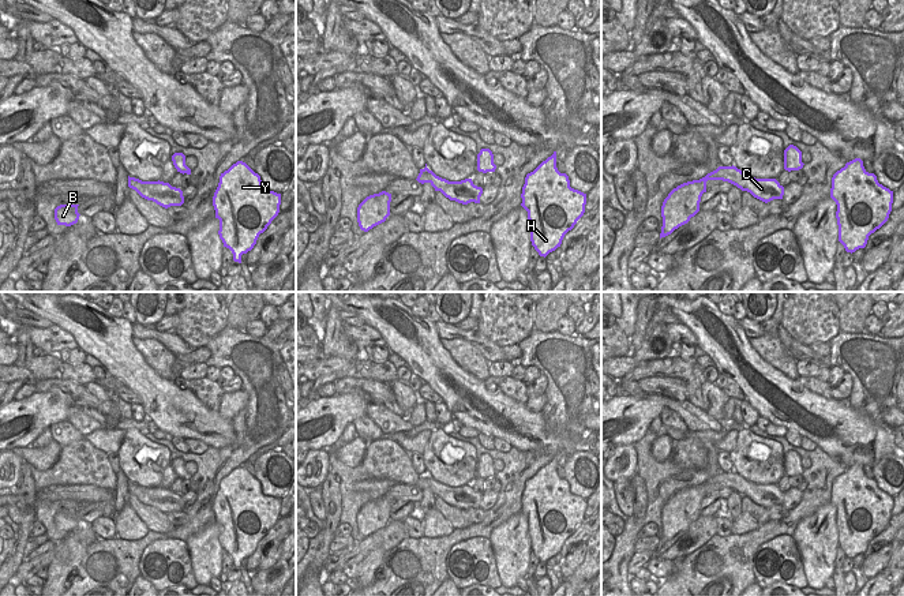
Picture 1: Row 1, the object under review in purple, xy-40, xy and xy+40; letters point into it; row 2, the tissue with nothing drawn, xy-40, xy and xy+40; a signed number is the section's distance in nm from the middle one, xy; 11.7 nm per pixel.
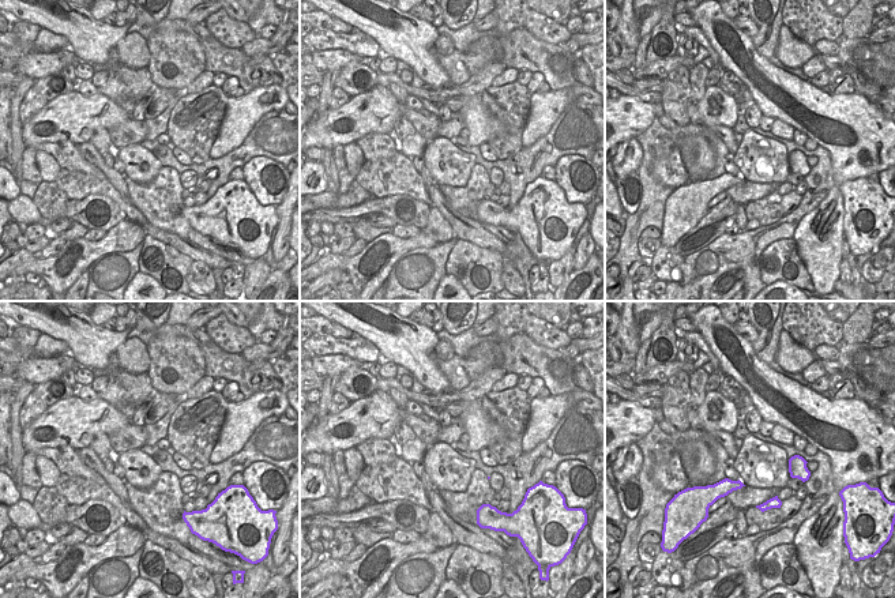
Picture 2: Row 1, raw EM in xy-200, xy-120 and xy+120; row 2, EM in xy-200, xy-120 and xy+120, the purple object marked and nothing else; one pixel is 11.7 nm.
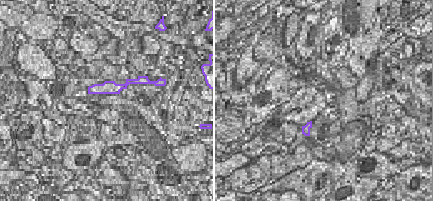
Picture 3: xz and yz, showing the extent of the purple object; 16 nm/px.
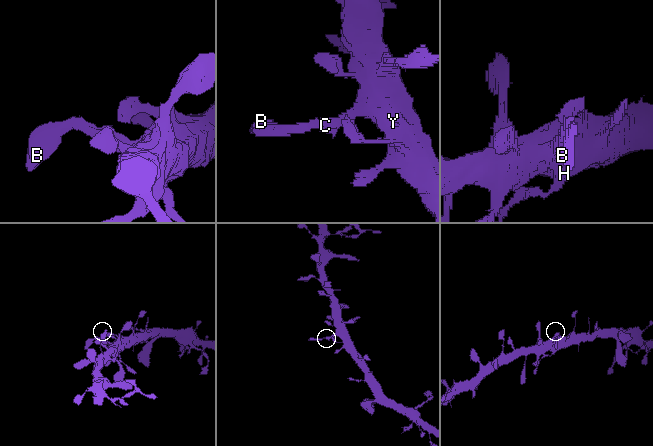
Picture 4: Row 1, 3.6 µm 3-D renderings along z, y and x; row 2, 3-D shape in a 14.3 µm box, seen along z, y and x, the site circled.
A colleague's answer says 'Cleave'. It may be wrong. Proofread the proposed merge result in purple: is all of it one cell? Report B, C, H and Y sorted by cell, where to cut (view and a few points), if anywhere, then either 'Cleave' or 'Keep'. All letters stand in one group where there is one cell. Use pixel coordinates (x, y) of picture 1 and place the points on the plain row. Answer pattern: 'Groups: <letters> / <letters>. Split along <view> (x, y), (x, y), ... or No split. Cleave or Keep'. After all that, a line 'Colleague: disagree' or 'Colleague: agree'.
Groups: B C H Y. No split. Keep
Colleague: disagree

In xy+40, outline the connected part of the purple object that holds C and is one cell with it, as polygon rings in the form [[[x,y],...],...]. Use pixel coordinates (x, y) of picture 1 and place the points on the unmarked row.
[[[734,471],[719,472],[705,483],[683,488],[668,499],[661,511],[663,532],[660,544],[687,529],[699,517],[701,502],[706,498],[708,486],[728,487],[765,509],[783,505],[784,501],[784,492],[776,484],[755,484]]]

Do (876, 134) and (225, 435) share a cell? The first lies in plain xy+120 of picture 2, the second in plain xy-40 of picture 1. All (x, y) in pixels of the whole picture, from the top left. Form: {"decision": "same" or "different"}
{"decision": "same"}

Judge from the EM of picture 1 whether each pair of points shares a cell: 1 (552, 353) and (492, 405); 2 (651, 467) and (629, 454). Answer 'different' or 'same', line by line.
1: different
2: different

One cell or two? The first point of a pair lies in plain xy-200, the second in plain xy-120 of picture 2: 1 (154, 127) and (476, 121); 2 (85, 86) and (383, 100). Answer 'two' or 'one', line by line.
1: two
2: two

